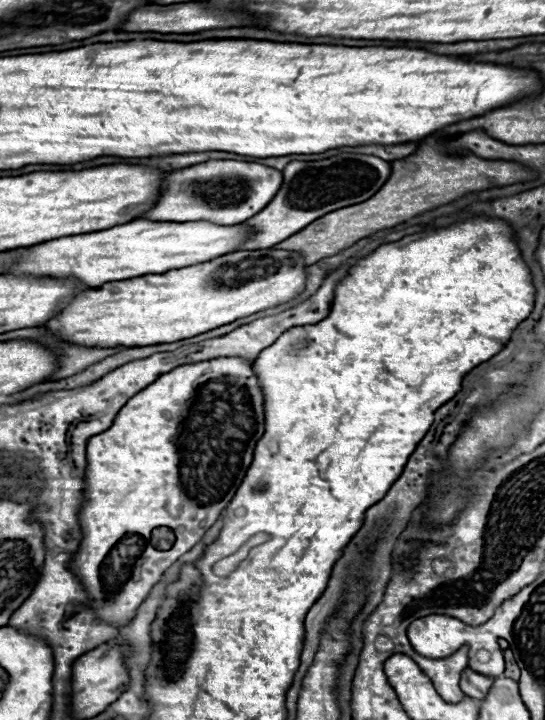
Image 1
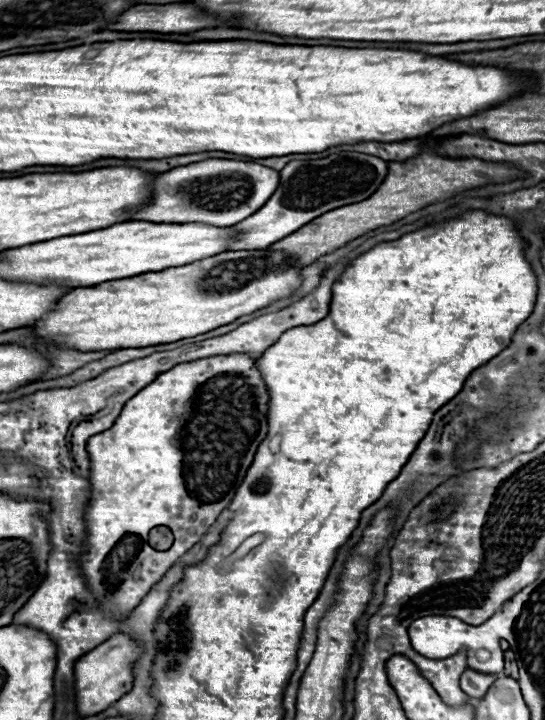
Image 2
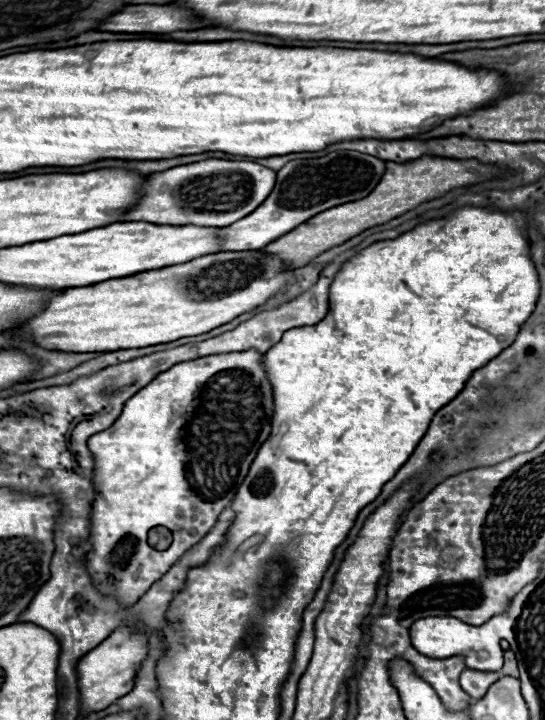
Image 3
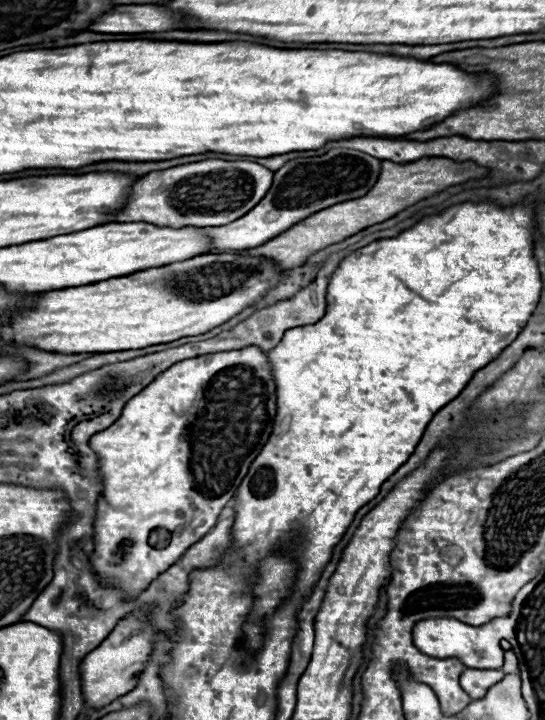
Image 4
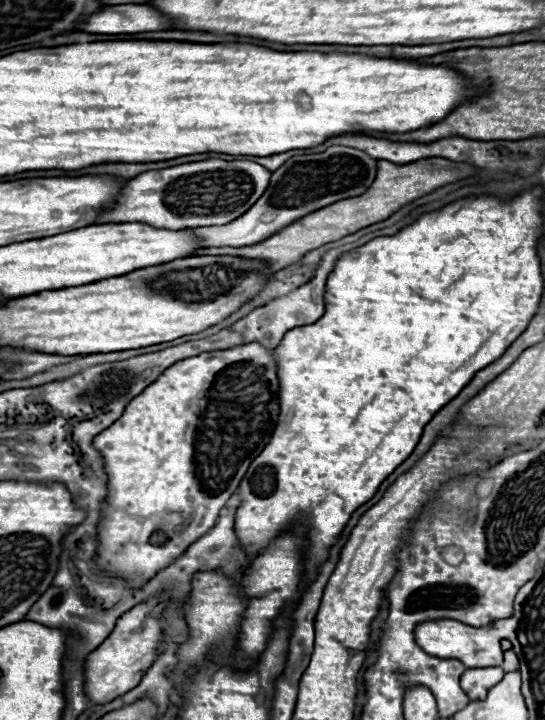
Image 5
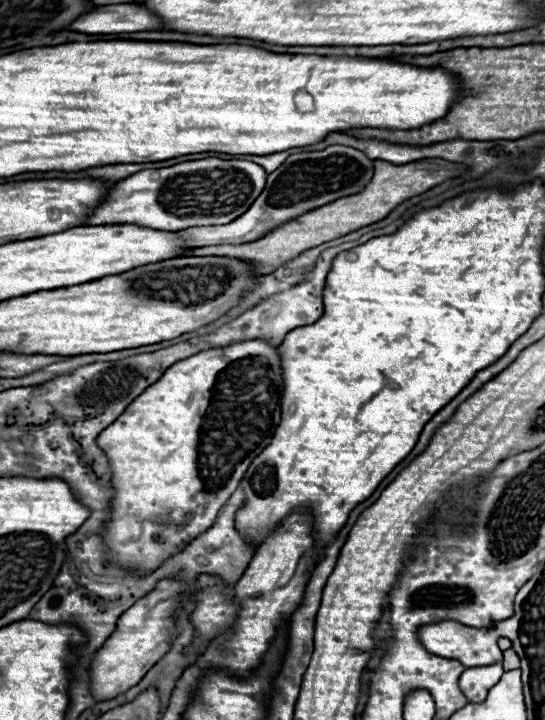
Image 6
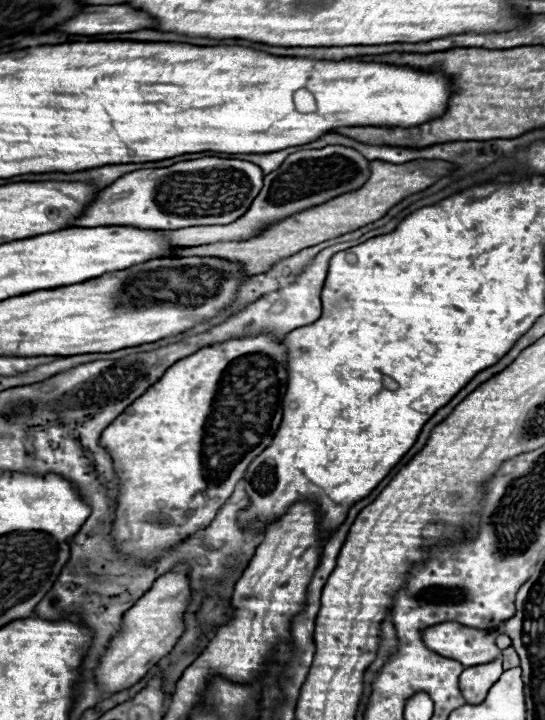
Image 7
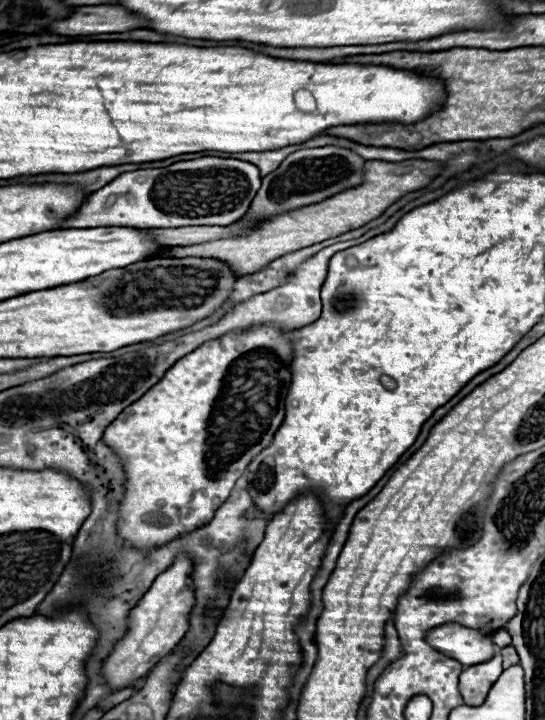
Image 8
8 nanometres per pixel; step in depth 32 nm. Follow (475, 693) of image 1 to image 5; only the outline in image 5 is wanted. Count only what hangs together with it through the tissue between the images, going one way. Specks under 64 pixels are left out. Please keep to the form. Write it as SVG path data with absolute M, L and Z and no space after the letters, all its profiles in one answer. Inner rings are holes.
M500 666L466 668L464 674L460 676L460 687L472 702L476 702L486 698L488 688L492 688L498 680L502 680L502 676L504 676L504 670Z

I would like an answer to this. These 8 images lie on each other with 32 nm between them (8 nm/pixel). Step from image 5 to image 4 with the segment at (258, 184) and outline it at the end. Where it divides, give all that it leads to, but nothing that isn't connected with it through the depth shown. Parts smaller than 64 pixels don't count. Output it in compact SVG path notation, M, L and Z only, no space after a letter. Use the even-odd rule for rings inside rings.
M202 160L174 166L168 170L154 170L140 178L130 188L126 204L112 216L114 222L148 222L166 228L184 226L224 226L238 220L258 204L272 184L272 170L256 162L228 162Z

